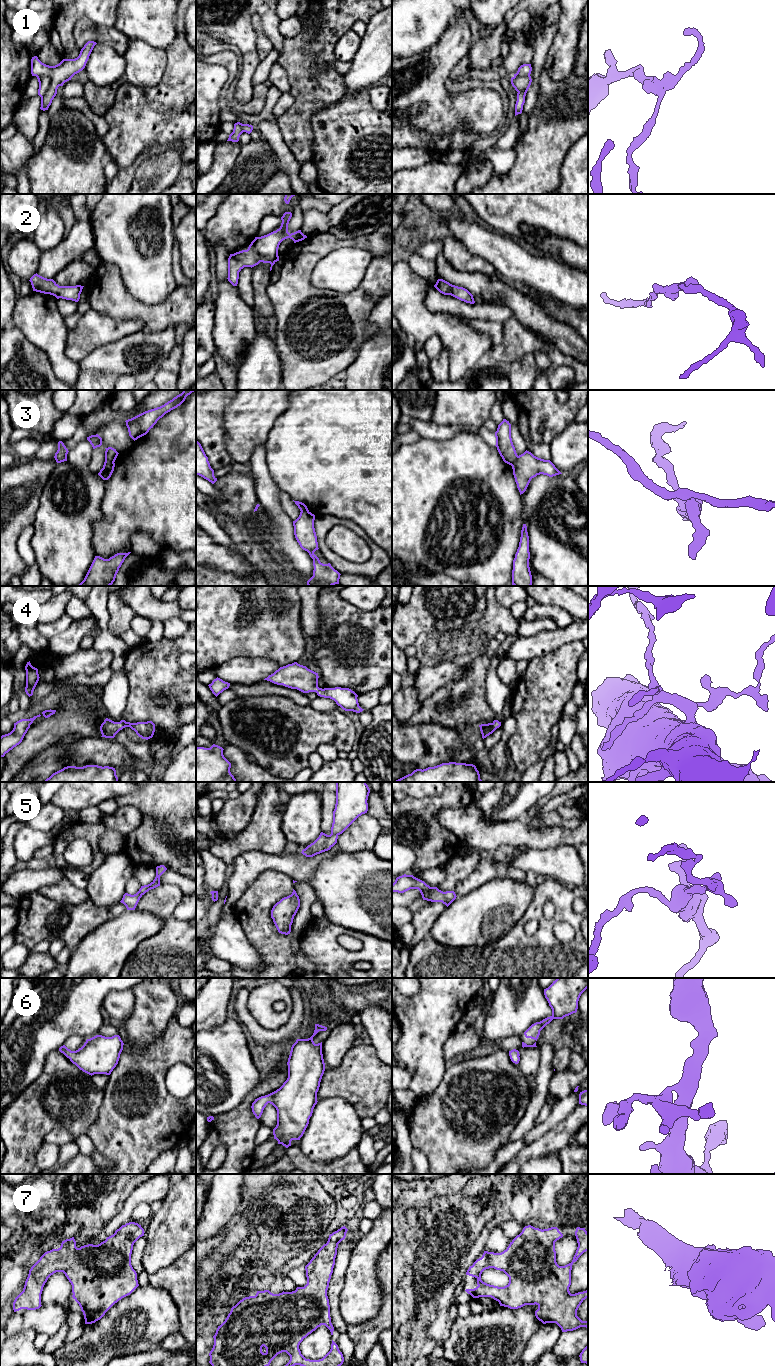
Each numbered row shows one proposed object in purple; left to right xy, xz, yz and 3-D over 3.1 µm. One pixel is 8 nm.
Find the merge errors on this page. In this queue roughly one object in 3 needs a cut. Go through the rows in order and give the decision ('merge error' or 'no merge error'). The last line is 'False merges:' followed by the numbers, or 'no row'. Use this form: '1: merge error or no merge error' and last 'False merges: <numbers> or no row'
1: merge error
2: no merge error
3: merge error
4: no merge error
5: no merge error
6: no merge error
7: no merge error
False merges: 1, 3

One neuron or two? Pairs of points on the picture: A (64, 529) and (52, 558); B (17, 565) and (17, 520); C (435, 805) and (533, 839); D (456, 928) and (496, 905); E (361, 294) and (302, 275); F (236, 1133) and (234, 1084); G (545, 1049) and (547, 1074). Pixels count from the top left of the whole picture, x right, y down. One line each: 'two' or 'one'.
A: one
B: one
C: two
D: one
E: one
F: two
G: one

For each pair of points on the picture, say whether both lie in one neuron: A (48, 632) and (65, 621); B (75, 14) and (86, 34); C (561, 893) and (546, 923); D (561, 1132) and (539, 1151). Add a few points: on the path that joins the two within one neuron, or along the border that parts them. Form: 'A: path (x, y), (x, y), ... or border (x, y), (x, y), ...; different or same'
A: path (52, 629), (61, 624); same
B: border (101, 25), (82, 17), (74, 27), (75, 42); different
C: path (561, 902), (561, 913), (555, 919); same
D: path (556, 1137), (544, 1146); same

